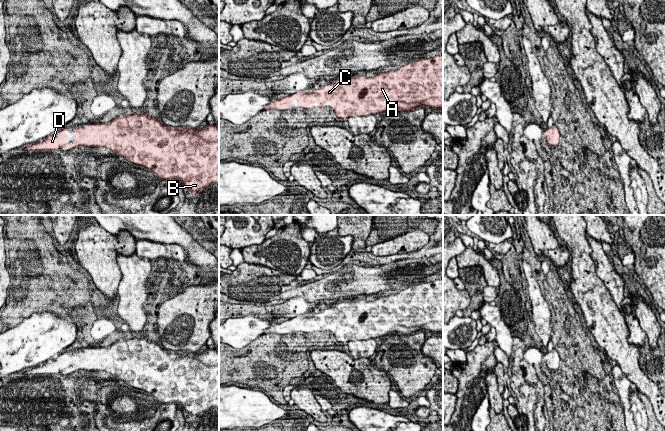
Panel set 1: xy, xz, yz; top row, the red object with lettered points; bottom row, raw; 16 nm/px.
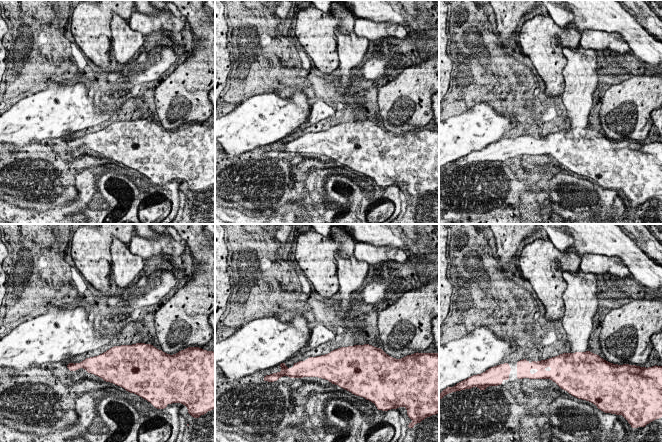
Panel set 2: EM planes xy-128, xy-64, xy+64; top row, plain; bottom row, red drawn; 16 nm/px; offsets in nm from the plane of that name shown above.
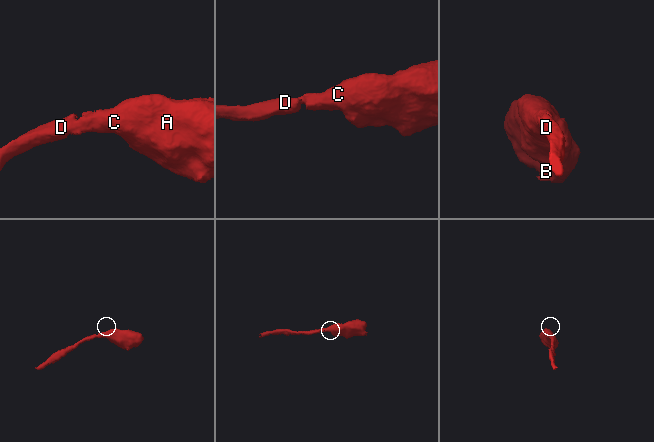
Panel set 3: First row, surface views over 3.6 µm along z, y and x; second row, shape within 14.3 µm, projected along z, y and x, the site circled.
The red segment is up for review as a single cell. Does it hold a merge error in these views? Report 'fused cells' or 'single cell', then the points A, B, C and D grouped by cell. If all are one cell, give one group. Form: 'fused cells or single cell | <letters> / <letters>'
single cell | A B C D

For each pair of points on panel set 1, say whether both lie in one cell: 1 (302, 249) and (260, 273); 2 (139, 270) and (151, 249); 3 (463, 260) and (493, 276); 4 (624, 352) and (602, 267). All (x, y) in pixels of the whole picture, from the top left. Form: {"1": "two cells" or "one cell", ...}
{"1": "two cells", "2": "two cells", "3": "one cell", "4": "two cells"}

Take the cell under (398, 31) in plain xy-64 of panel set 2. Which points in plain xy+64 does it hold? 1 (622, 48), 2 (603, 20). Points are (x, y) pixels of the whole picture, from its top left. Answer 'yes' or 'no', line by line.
1: yes
2: no

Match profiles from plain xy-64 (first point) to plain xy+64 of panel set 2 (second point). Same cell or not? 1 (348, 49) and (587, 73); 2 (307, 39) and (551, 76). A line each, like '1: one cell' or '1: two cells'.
1: one cell
2: one cell

